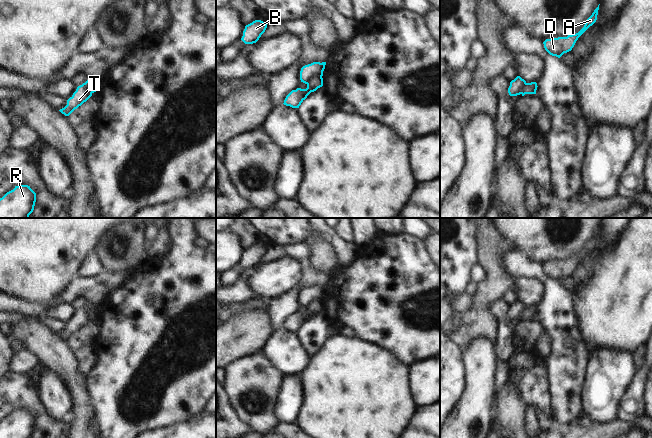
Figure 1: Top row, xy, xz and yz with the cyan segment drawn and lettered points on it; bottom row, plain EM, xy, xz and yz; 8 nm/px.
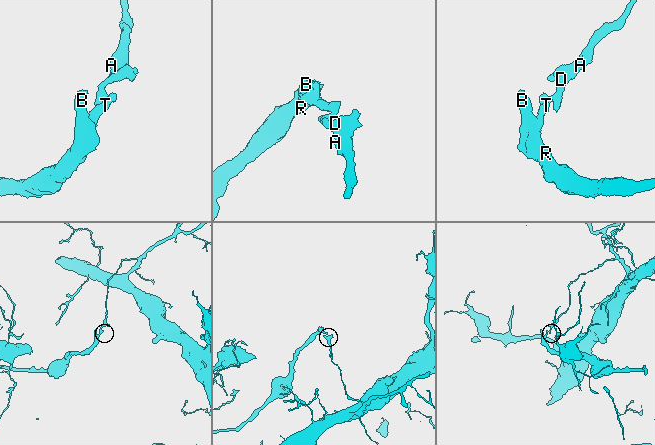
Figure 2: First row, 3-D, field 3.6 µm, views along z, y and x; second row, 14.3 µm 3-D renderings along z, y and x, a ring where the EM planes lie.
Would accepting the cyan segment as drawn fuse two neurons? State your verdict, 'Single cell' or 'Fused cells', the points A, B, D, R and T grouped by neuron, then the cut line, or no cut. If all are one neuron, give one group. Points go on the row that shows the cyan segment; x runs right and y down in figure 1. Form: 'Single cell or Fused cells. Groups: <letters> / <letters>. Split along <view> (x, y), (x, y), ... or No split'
Fused cells. Groups: A D / B R T. Split along xz (321, 76), (315, 76), (306, 83)

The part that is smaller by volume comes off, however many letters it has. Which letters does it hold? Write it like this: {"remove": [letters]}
{"remove": ["B", "R", "T"]}

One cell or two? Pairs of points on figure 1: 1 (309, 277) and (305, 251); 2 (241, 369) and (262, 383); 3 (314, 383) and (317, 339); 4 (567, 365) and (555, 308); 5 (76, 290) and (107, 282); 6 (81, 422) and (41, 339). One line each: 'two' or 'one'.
1: one
2: one
3: two
4: one
5: one
6: one

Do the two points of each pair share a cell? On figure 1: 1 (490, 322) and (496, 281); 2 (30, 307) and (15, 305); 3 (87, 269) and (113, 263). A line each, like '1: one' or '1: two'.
1: one
2: one
3: two

